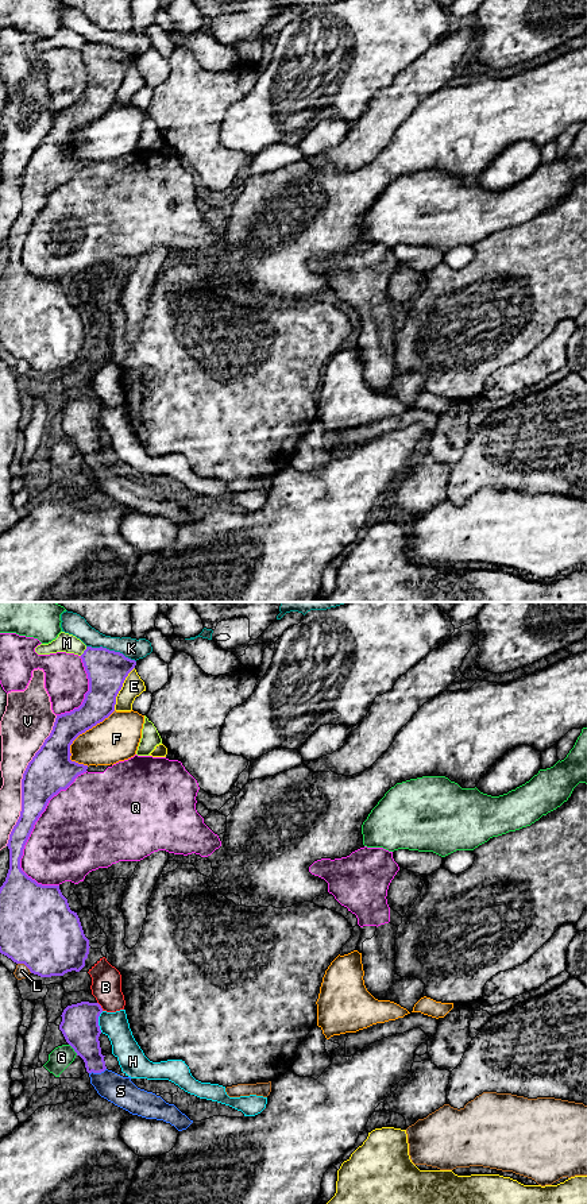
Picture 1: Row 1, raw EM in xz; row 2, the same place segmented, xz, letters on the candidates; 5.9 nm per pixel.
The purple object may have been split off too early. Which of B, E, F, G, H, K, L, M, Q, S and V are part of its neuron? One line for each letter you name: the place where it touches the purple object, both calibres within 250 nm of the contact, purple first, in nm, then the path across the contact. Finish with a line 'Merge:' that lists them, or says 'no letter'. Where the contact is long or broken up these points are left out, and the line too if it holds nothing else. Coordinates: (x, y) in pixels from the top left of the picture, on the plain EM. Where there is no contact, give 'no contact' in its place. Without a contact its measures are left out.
S: contact xz (97, 467); calibres 200 and 170 nm; way xz (82, 428), (97, 467), (120, 486)
Merge: S

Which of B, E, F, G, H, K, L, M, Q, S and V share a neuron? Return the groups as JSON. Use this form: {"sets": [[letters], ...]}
{"sets": [["B"], ["E"], ["F"], ["G"], ["H"], ["K"], ["L"], ["M"], ["Q"], ["S"], ["V"]]}

